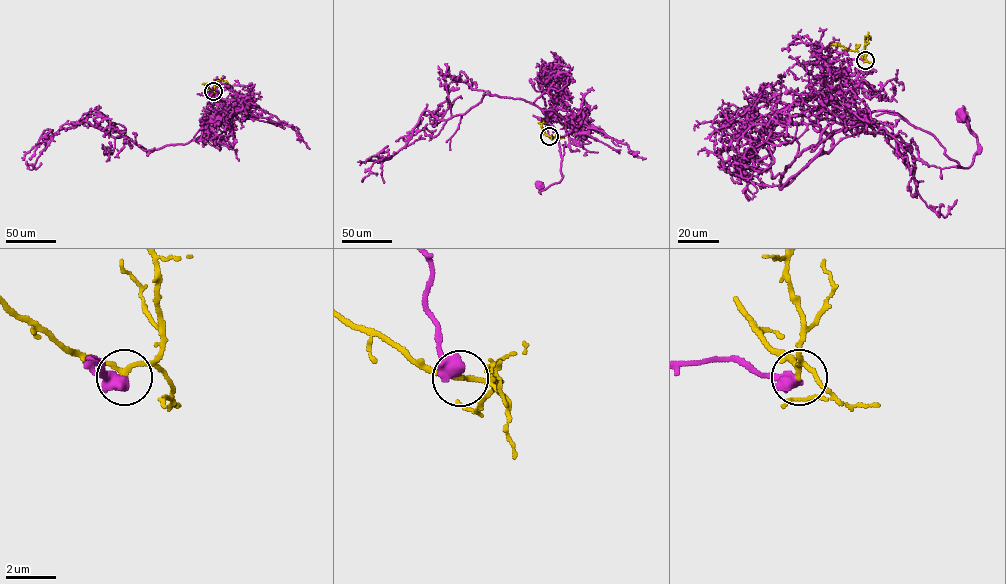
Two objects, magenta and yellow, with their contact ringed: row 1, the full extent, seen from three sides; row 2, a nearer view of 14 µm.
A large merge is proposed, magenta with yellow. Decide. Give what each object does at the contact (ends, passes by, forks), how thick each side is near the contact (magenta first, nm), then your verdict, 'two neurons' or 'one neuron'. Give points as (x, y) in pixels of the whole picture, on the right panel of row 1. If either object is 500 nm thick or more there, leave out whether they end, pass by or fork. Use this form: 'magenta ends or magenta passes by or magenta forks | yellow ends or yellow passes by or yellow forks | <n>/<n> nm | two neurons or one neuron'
600/190 nm | two neurons

